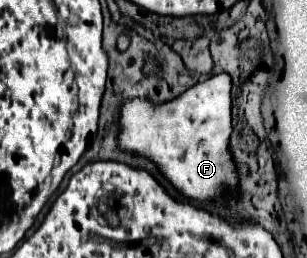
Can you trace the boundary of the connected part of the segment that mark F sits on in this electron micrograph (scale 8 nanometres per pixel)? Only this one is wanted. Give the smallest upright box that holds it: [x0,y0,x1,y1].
[119,73,237,199]

